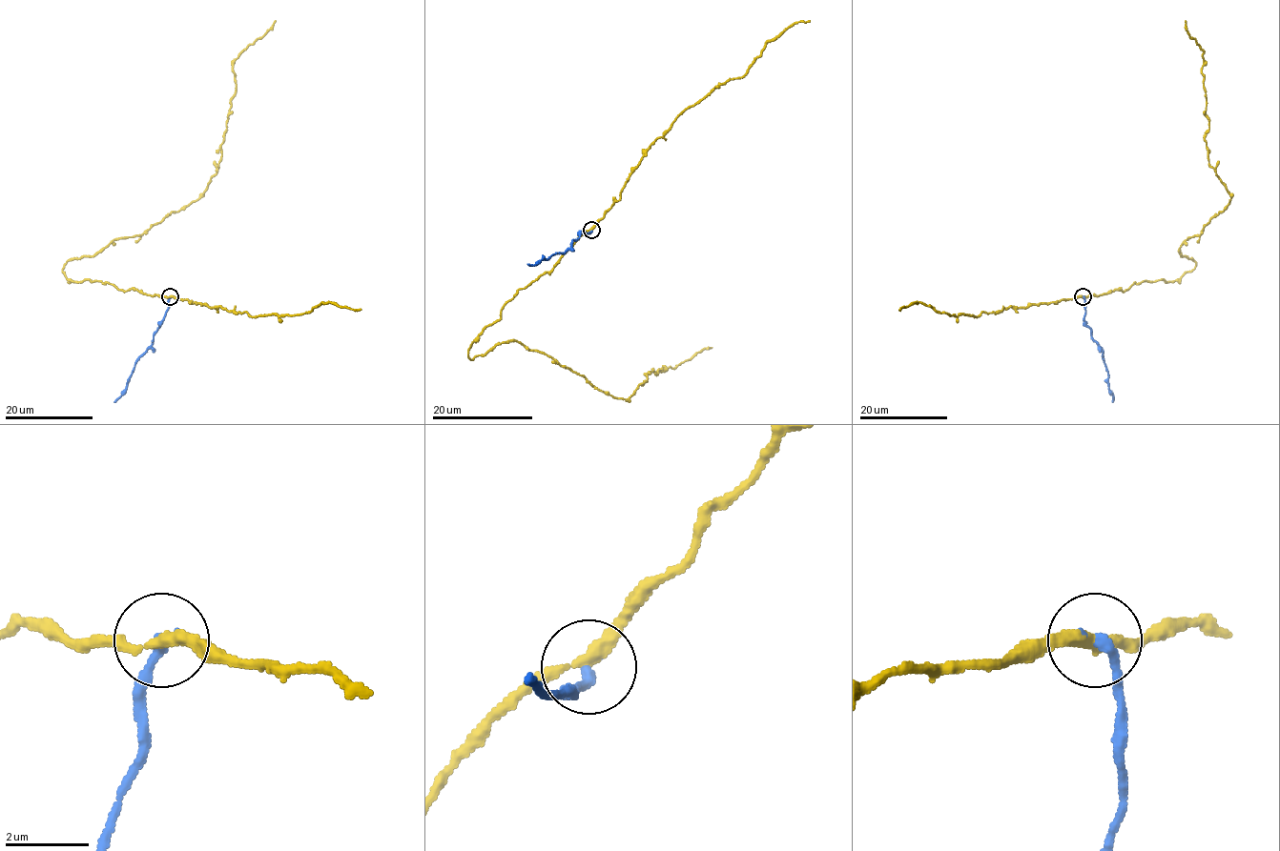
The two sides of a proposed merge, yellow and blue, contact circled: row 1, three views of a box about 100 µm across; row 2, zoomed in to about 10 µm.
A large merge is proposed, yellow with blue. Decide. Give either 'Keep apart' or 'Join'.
Keep apart

